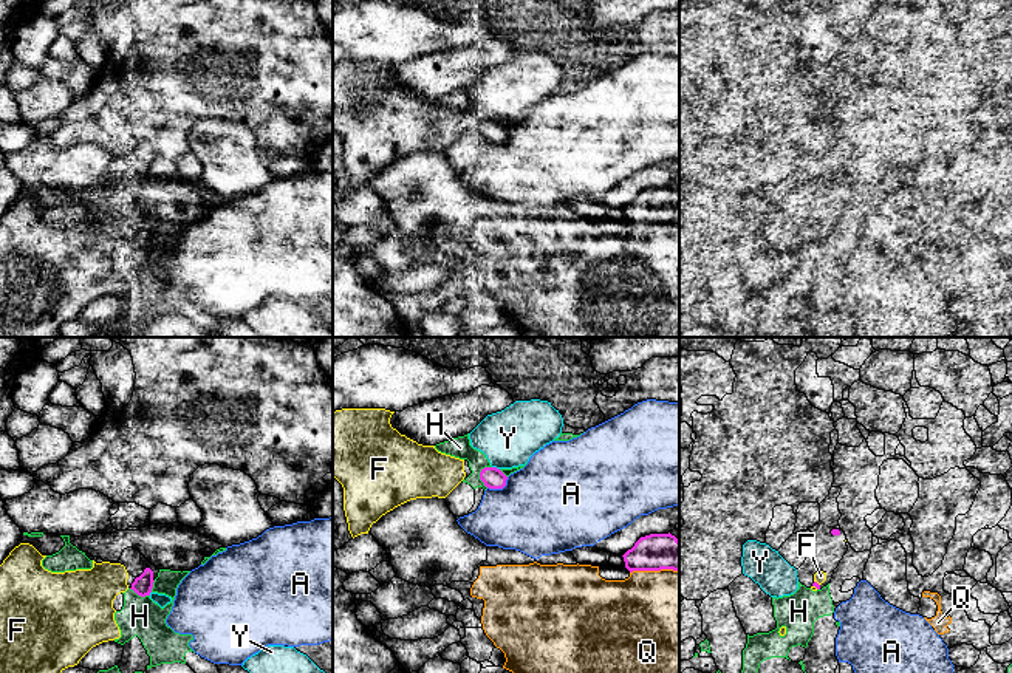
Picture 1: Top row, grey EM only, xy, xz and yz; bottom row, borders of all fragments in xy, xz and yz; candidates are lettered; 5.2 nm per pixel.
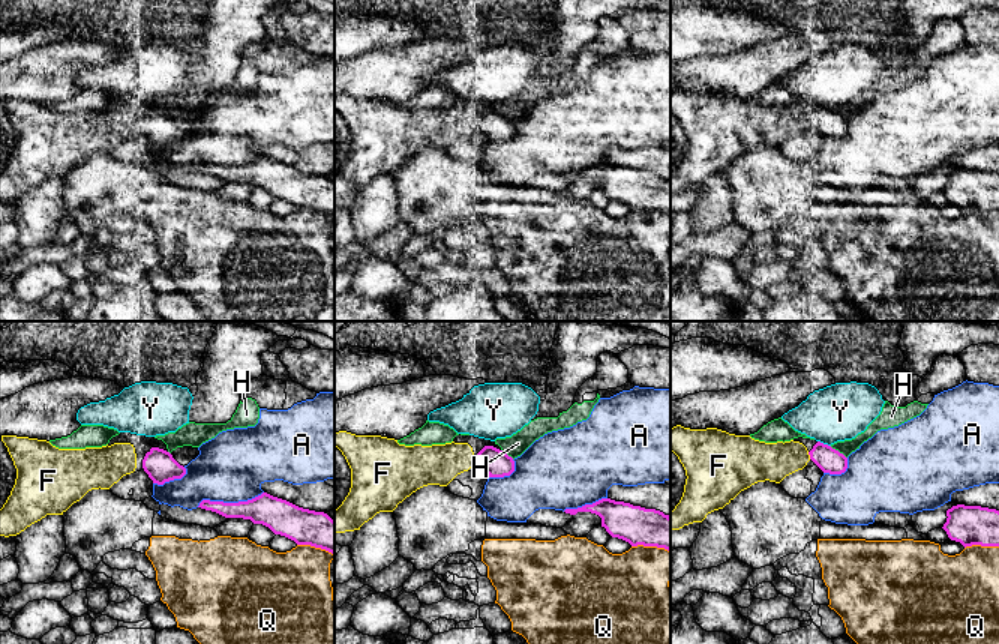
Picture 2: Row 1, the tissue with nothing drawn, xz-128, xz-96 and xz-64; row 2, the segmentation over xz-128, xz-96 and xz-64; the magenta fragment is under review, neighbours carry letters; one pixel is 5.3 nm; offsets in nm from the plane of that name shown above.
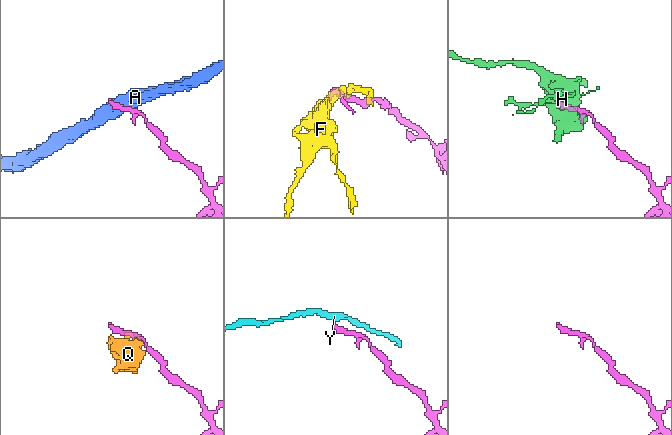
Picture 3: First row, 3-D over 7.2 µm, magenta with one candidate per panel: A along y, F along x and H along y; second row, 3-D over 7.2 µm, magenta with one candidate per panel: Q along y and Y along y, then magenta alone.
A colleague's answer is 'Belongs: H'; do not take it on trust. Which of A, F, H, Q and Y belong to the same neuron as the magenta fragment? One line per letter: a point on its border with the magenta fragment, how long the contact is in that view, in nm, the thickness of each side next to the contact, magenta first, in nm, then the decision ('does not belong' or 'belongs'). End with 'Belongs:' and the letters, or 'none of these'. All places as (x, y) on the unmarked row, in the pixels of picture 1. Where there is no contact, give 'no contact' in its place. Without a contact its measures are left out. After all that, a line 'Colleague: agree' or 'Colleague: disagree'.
A: xz (500, 141) | 130 nm | 110/460 nm | does not belong
F: yz (817, 237) | 40 nm | 20/60 nm | belongs
H: xz (480, 129) | 120 nm | 110/110 nm | does not belong
Q: xz (653, 223) | 260 nm | 190/500 nm | does not belong
Y: xz (495, 121) | 40 nm | 110/300 nm | does not belong
Belongs: F
Colleague: disagree

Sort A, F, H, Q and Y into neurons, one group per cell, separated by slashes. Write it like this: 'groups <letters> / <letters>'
groups A / F / H / Q / Y

